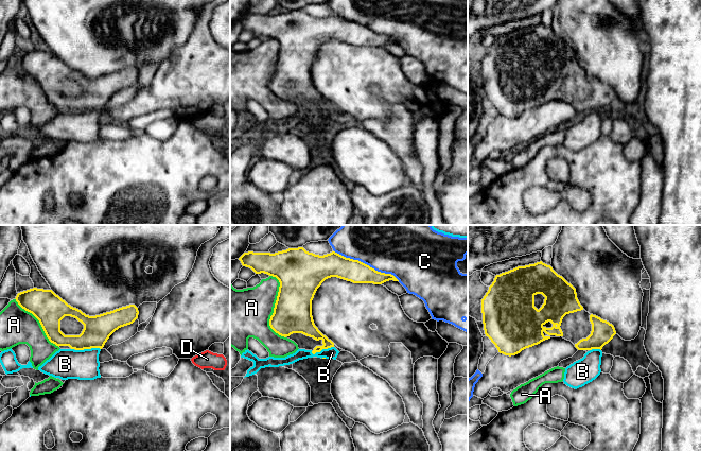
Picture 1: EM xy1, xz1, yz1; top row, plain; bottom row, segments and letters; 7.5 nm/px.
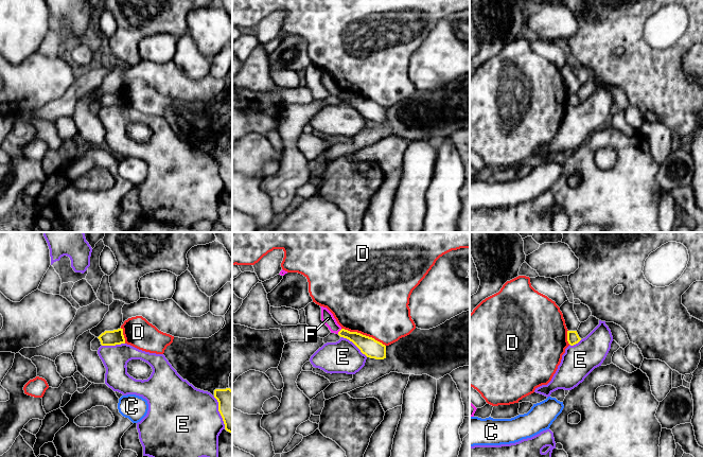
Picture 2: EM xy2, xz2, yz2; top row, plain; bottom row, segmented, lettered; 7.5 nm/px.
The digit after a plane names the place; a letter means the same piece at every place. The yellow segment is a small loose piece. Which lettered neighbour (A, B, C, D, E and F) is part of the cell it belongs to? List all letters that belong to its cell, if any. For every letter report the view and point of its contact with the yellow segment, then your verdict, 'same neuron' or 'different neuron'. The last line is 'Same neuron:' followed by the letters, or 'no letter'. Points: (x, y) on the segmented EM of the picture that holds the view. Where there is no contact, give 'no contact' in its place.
A: xz1 (275, 307) | different neuron
B: xy1 (87, 348) | different neuron
C: xz1 (366, 264) | different neuron
D: xz2 (364, 335) | different neuron
E: xz2 (354, 344) | different neuron
F: xz2 (339, 331) | same neuron
Same neuron: F

